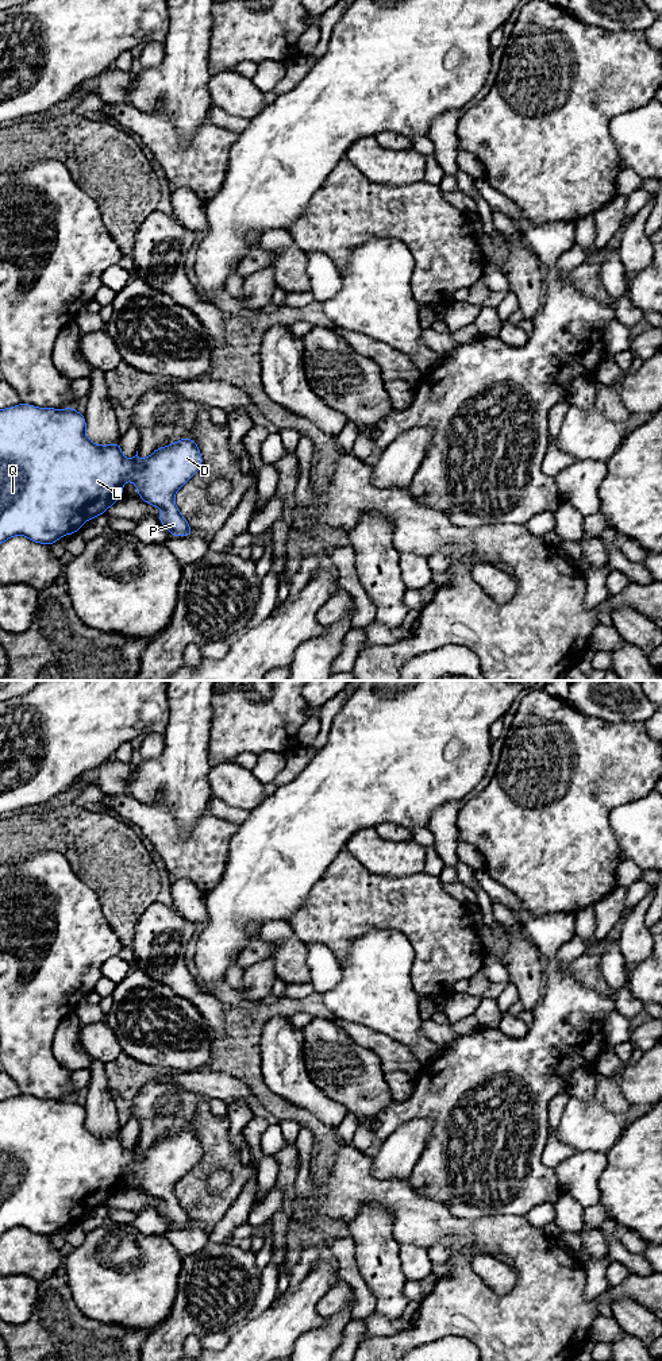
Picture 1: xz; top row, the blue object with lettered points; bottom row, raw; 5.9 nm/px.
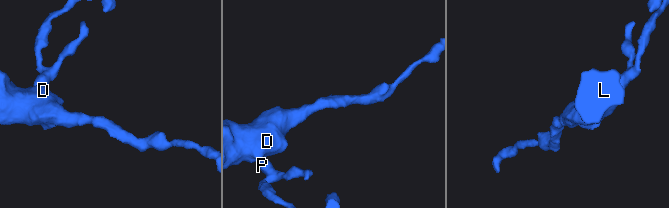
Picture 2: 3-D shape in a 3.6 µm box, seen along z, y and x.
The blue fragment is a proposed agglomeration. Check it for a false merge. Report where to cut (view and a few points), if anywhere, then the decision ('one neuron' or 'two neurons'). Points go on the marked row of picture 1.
cut none; one neuron

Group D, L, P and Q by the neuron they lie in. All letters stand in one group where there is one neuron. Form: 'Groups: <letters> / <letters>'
Groups: D L P Q

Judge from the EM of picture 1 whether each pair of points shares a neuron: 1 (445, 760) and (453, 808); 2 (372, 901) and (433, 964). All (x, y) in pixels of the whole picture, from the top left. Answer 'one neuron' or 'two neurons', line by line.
1: two neurons
2: one neuron

